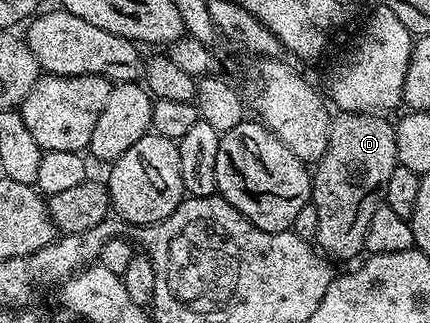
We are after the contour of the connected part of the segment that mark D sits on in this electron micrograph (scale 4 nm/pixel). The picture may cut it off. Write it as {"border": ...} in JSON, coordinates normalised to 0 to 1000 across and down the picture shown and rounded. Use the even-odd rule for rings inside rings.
{"border":[[[821,347],[788,350],[772,365],[760,458],[740,505],[730,508],[723,548],[723,628],[737,647],[737,721],[730,749],[749,786],[772,805],[816,802],[849,768],[849,721],[867,656],[895,628],[895,573],[905,545],[928,514],[923,486],[923,424],[912,372],[881,350]]]}

